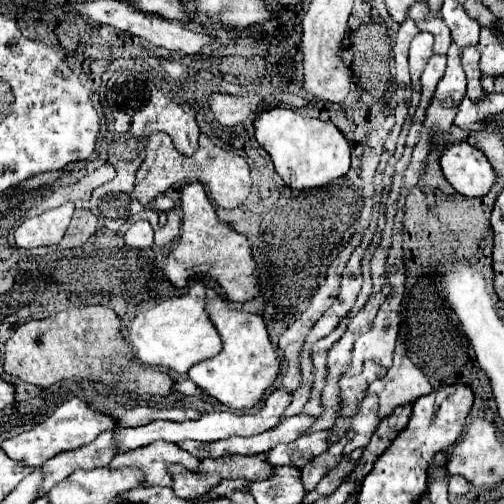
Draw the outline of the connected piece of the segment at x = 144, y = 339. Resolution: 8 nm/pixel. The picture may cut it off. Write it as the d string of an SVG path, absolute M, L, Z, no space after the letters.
M202 281L194 283L186 295L166 299L154 309L148 309L128 323L128 343L136 355L146 365L172 369L176 373L188 373L188 369L200 361L206 361L222 351L222 339L208 319L206 313L206 285Z

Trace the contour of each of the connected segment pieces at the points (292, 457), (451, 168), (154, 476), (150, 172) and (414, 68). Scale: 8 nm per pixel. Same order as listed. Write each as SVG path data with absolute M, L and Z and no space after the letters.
M318 431L318 433L308 433L300 437L294 443L288 445L278 445L272 451L268 451L268 463L272 465L290 465L290 467L304 467L310 463L314 457L322 455L328 451L330 433Z
M468 143L448 145L440 165L448 183L466 197L484 197L496 183L496 171L486 155Z
M156 441L148 447L140 447L132 453L126 455L116 455L110 463L110 469L120 469L120 467L138 467L144 471L146 479L144 485L166 485L172 487L172 477L166 471L168 465L182 465L188 471L198 471L200 459L190 455L188 451L180 449L174 443L166 441Z
M154 133L148 141L146 159L144 159L144 163L142 163L142 167L138 169L138 175L136 175L134 197L142 205L148 205L158 195L162 195L166 189L170 189L172 185L192 183L192 181L204 183L210 189L210 195L216 201L216 205L222 207L222 209L234 209L234 207L242 205L246 201L248 193L250 193L250 187L252 187L250 167L248 167L246 159L216 147L206 135L200 135L198 151L192 157L186 157L186 155L182 155L174 149L172 139L166 133Z
M418 33L418 35L412 39L412 43L410 43L412 89L414 89L414 93L418 93L418 95L412 95L412 109L410 109L410 113L408 113L410 119L406 119L408 125L412 123L412 115L414 115L416 107L418 107L418 101L420 101L420 75L422 75L422 71L424 71L428 59L432 57L432 41L434 41L432 35L428 35L428 33Z

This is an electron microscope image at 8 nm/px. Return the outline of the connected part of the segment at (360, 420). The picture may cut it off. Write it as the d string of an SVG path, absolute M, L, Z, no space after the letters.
M370 395L370 397L364 397L362 405L360 405L360 411L358 415L354 417L352 421L352 431L356 433L352 441L348 441L348 445L344 447L344 455L352 453L354 449L358 447L366 447L378 427L380 419L378 419L378 395Z

